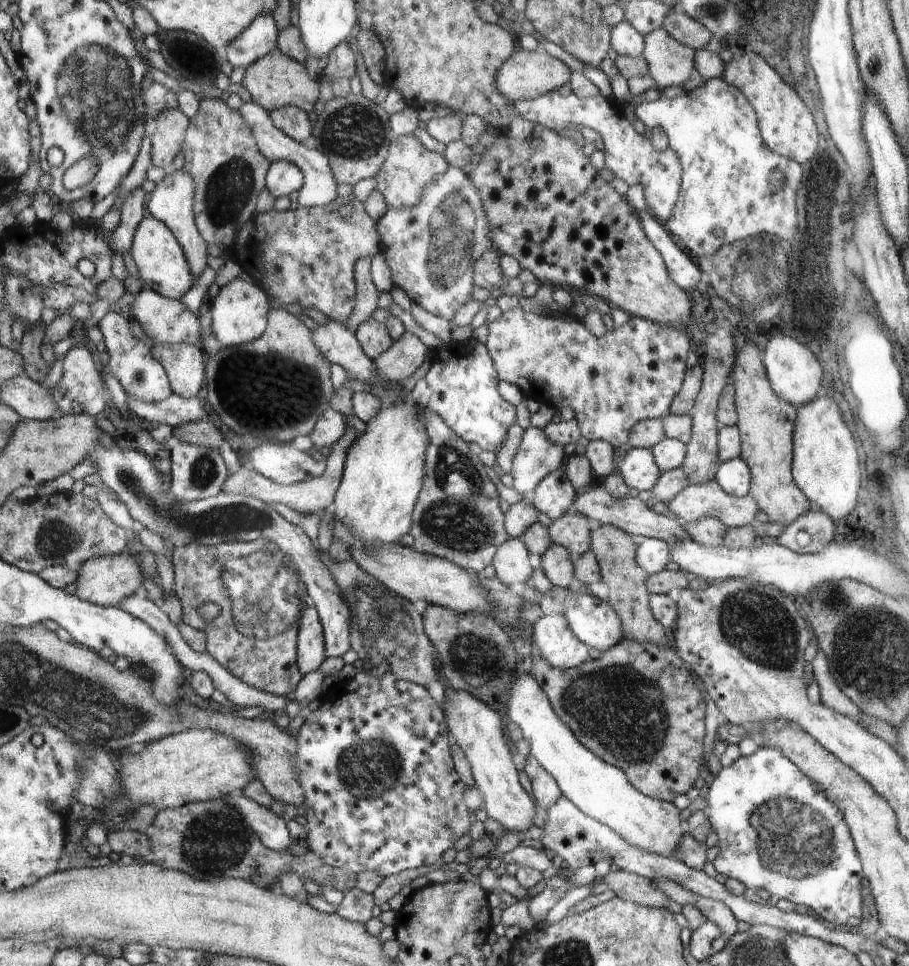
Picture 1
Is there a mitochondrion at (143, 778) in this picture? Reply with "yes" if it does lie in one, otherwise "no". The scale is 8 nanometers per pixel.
no

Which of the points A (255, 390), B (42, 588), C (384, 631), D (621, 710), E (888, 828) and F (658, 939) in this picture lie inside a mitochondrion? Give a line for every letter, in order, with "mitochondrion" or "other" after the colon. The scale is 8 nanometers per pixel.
A: mitochondrion
B: other
C: mitochondrion
D: mitochondrion
E: other
F: other

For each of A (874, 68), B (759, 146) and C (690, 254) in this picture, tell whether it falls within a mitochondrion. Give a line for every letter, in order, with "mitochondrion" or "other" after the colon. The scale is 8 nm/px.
A: other
B: other
C: other

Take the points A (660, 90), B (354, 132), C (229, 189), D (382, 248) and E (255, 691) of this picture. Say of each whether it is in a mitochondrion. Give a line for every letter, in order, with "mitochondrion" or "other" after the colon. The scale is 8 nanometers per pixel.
A: other
B: mitochondrion
C: mitochondrion
D: other
E: other

